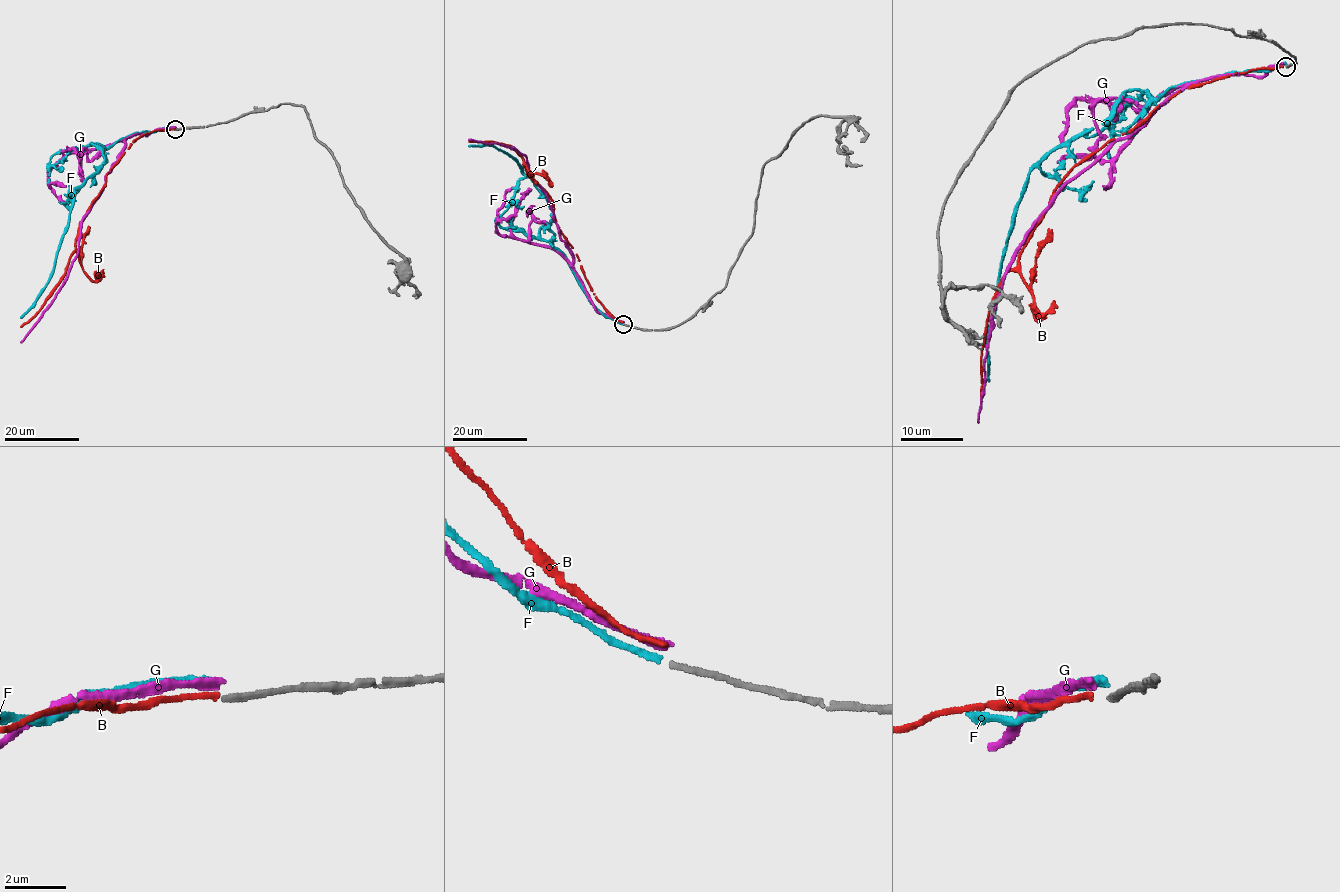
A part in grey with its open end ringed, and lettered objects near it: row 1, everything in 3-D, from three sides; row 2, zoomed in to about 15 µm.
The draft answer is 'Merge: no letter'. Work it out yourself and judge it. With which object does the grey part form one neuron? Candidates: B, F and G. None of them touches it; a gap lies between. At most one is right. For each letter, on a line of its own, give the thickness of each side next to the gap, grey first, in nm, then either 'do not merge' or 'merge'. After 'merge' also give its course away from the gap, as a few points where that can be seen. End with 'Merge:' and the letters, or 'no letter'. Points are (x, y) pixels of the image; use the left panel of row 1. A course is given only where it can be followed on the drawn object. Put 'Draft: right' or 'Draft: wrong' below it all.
B: 200/190 nm | do not merge
F: 200/240 nm | do not merge
G: 200/280 nm | do not merge
Merge: no letter
Draft: right

